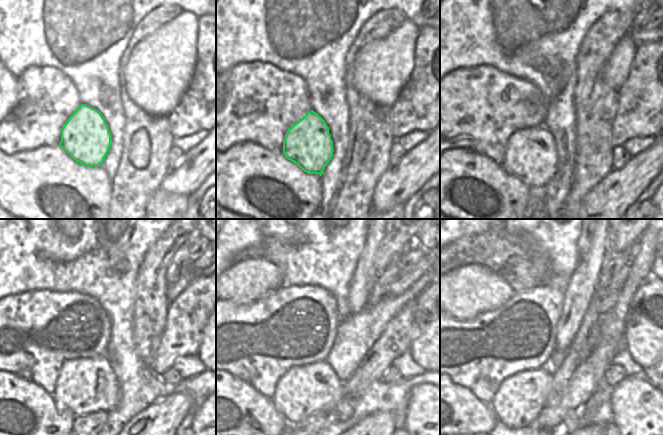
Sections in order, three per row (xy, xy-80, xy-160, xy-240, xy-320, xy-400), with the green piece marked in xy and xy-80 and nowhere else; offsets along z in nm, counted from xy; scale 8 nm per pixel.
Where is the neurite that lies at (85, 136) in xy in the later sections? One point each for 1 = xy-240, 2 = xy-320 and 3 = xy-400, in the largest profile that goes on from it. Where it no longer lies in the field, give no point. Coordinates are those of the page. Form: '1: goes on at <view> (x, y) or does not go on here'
1: goes on at xy-240 (84, 385)
2: goes on at xy-320 (302, 391)
3: goes on at xy-400 (521, 397)

